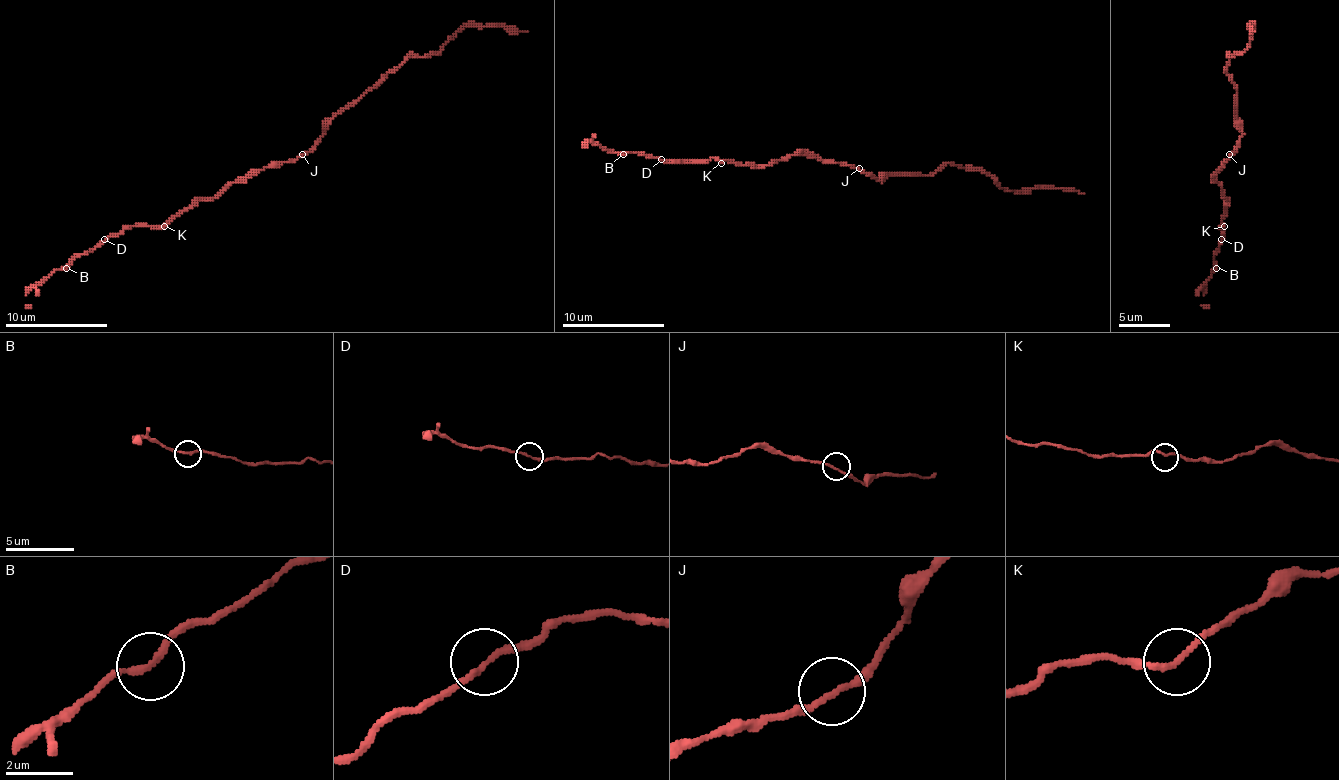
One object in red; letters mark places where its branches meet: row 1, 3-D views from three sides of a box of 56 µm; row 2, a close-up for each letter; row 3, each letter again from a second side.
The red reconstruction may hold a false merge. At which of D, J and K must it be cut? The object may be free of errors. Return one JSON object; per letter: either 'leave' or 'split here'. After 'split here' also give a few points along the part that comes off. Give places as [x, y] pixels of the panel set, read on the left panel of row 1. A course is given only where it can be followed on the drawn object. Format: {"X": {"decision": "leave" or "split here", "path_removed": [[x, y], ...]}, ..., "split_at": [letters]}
{"D": {"decision": "leave"}, "J": {"decision": "leave"}, "K": {"decision": "leave"}, "split_at": []}

